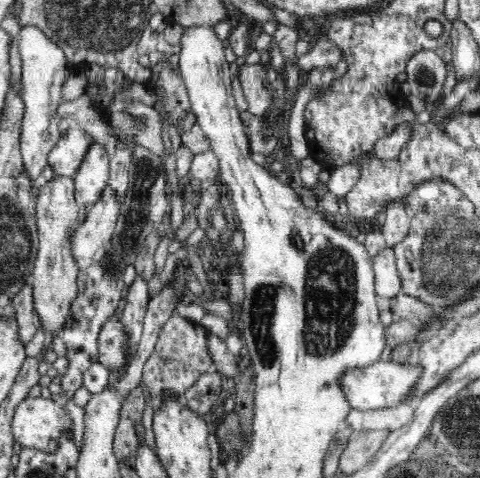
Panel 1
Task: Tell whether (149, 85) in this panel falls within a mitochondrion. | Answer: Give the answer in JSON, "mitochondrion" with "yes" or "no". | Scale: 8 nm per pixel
{"mitochondrion":"no"}

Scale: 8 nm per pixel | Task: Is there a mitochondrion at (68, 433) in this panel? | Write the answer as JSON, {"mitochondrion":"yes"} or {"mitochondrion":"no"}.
{"mitochondrion":"no"}

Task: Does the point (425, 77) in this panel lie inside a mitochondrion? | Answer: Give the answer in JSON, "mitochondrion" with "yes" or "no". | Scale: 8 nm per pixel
{"mitochondrion":"yes"}

